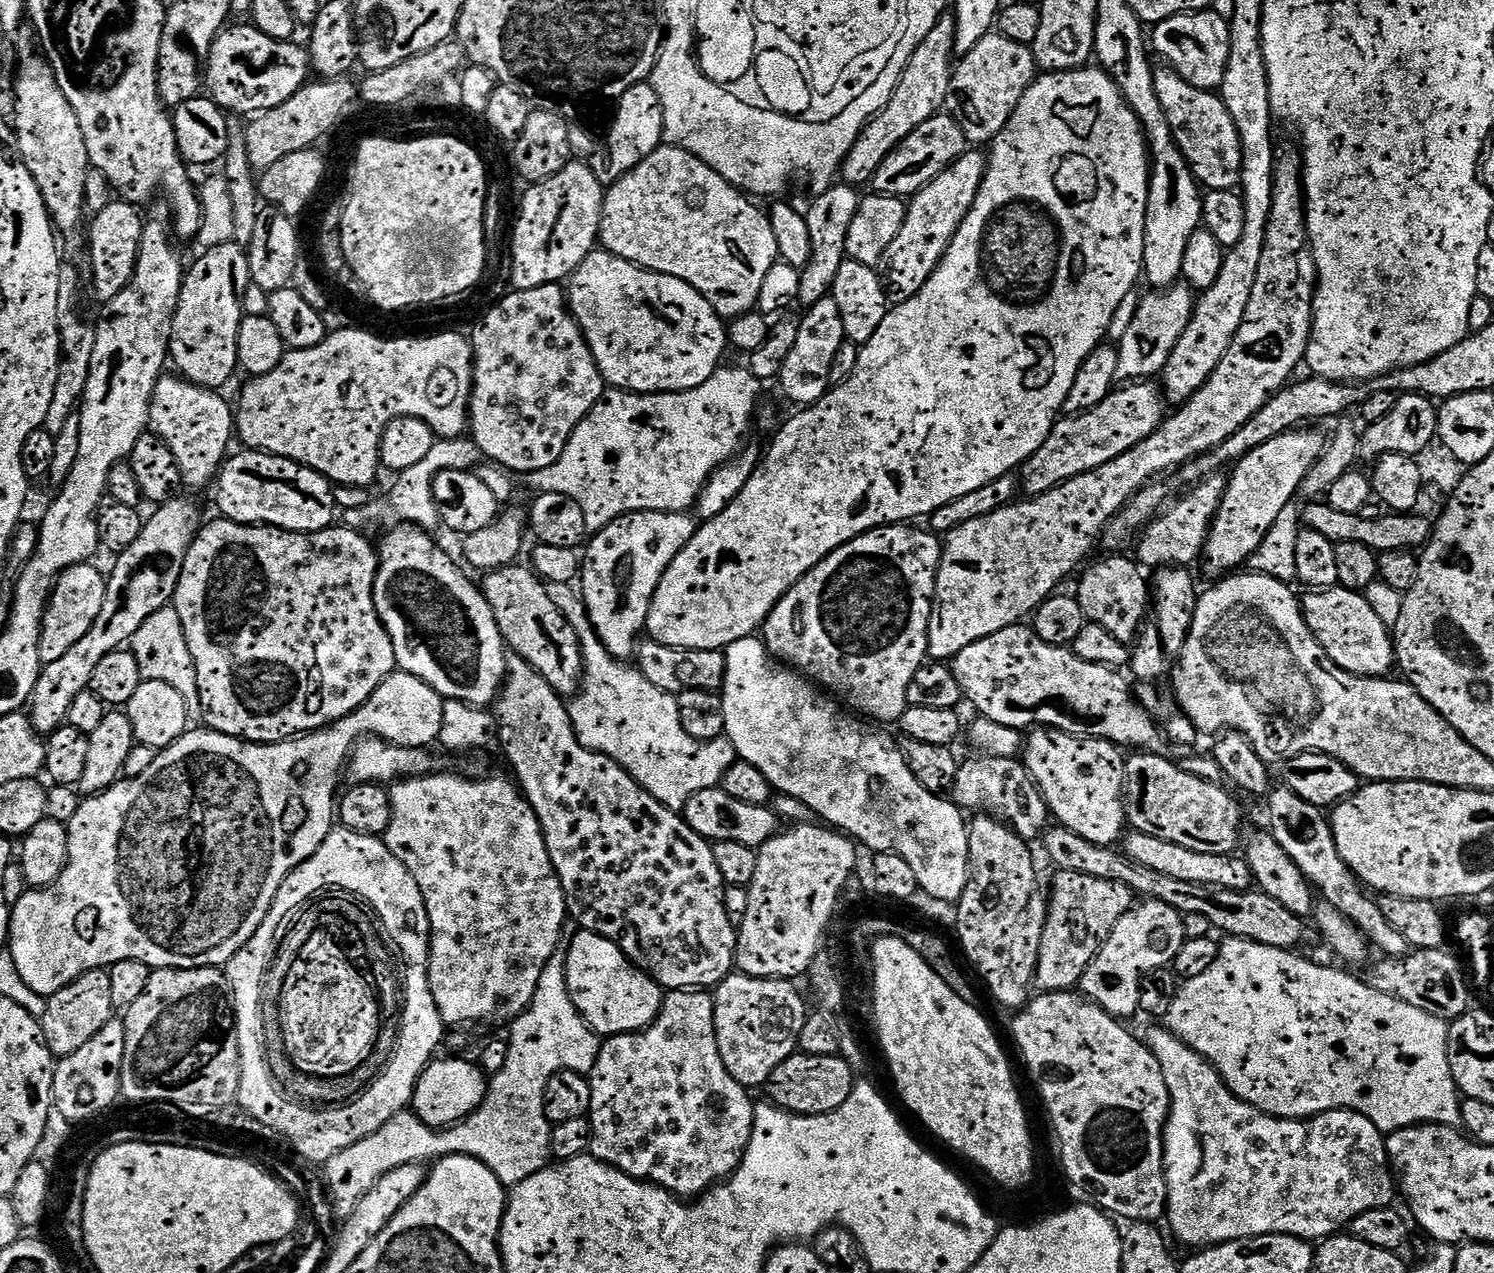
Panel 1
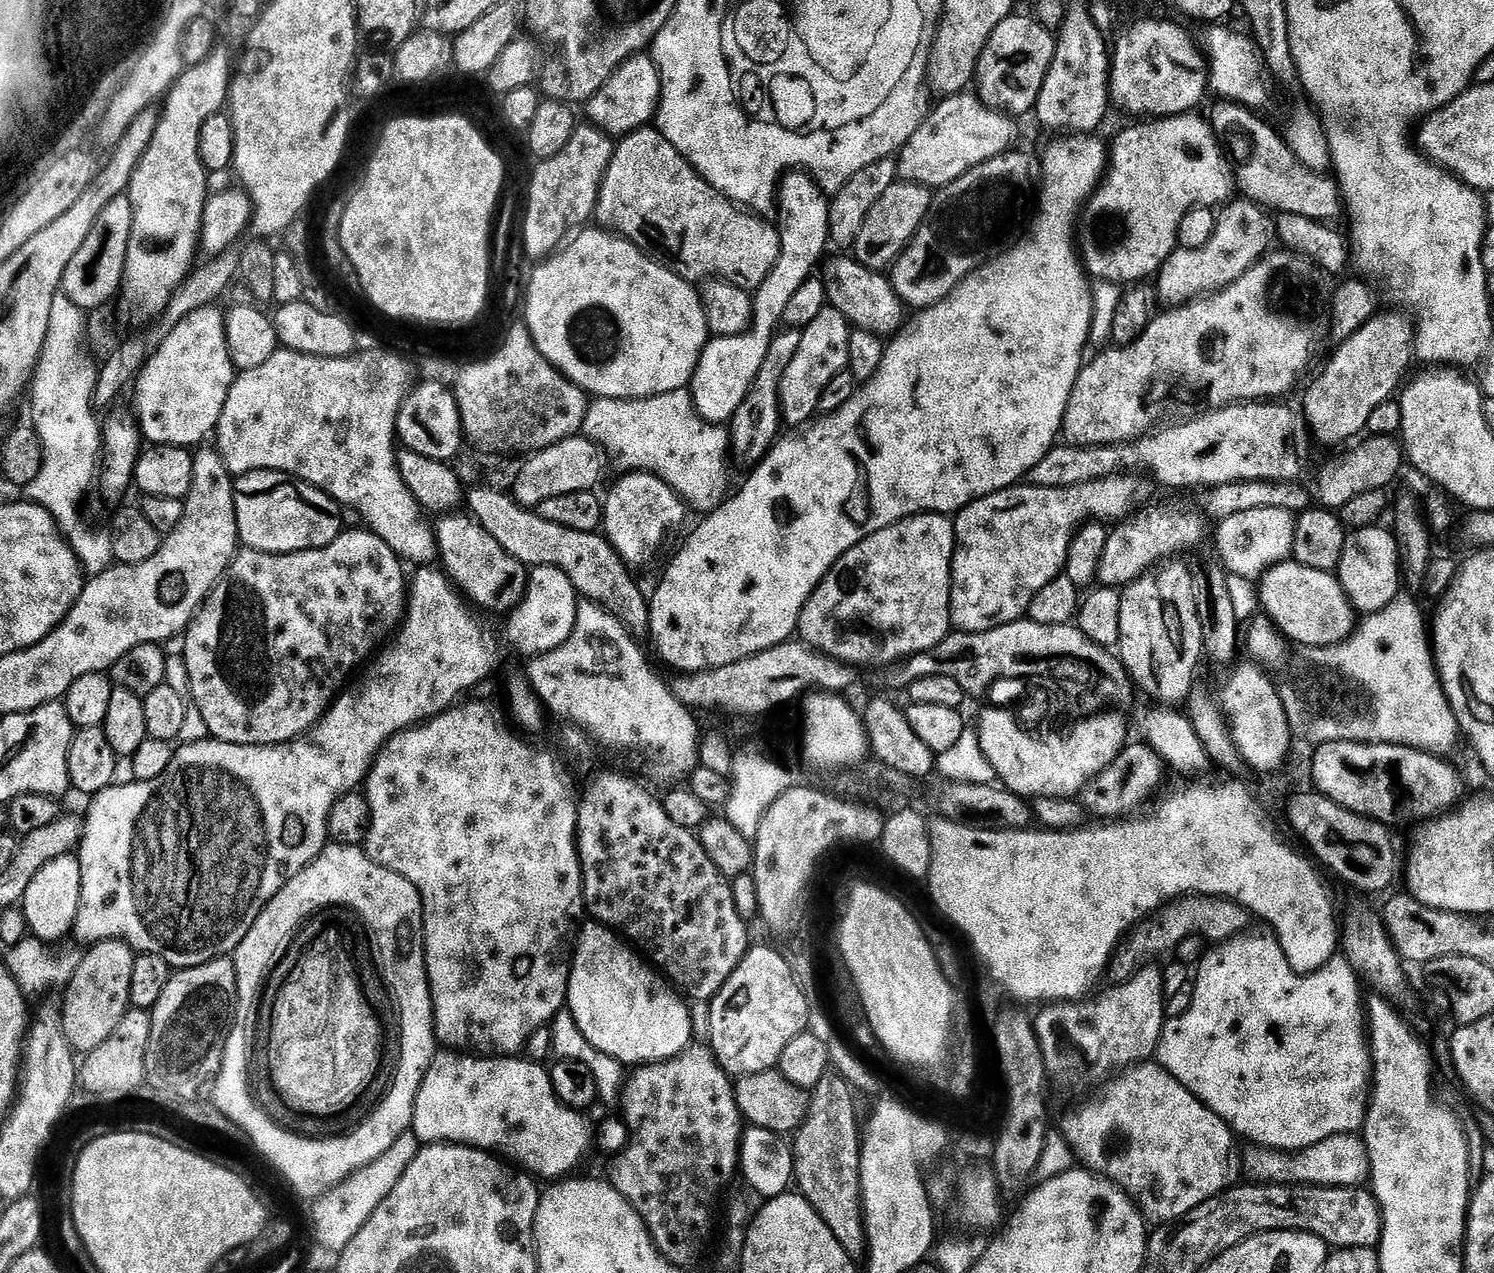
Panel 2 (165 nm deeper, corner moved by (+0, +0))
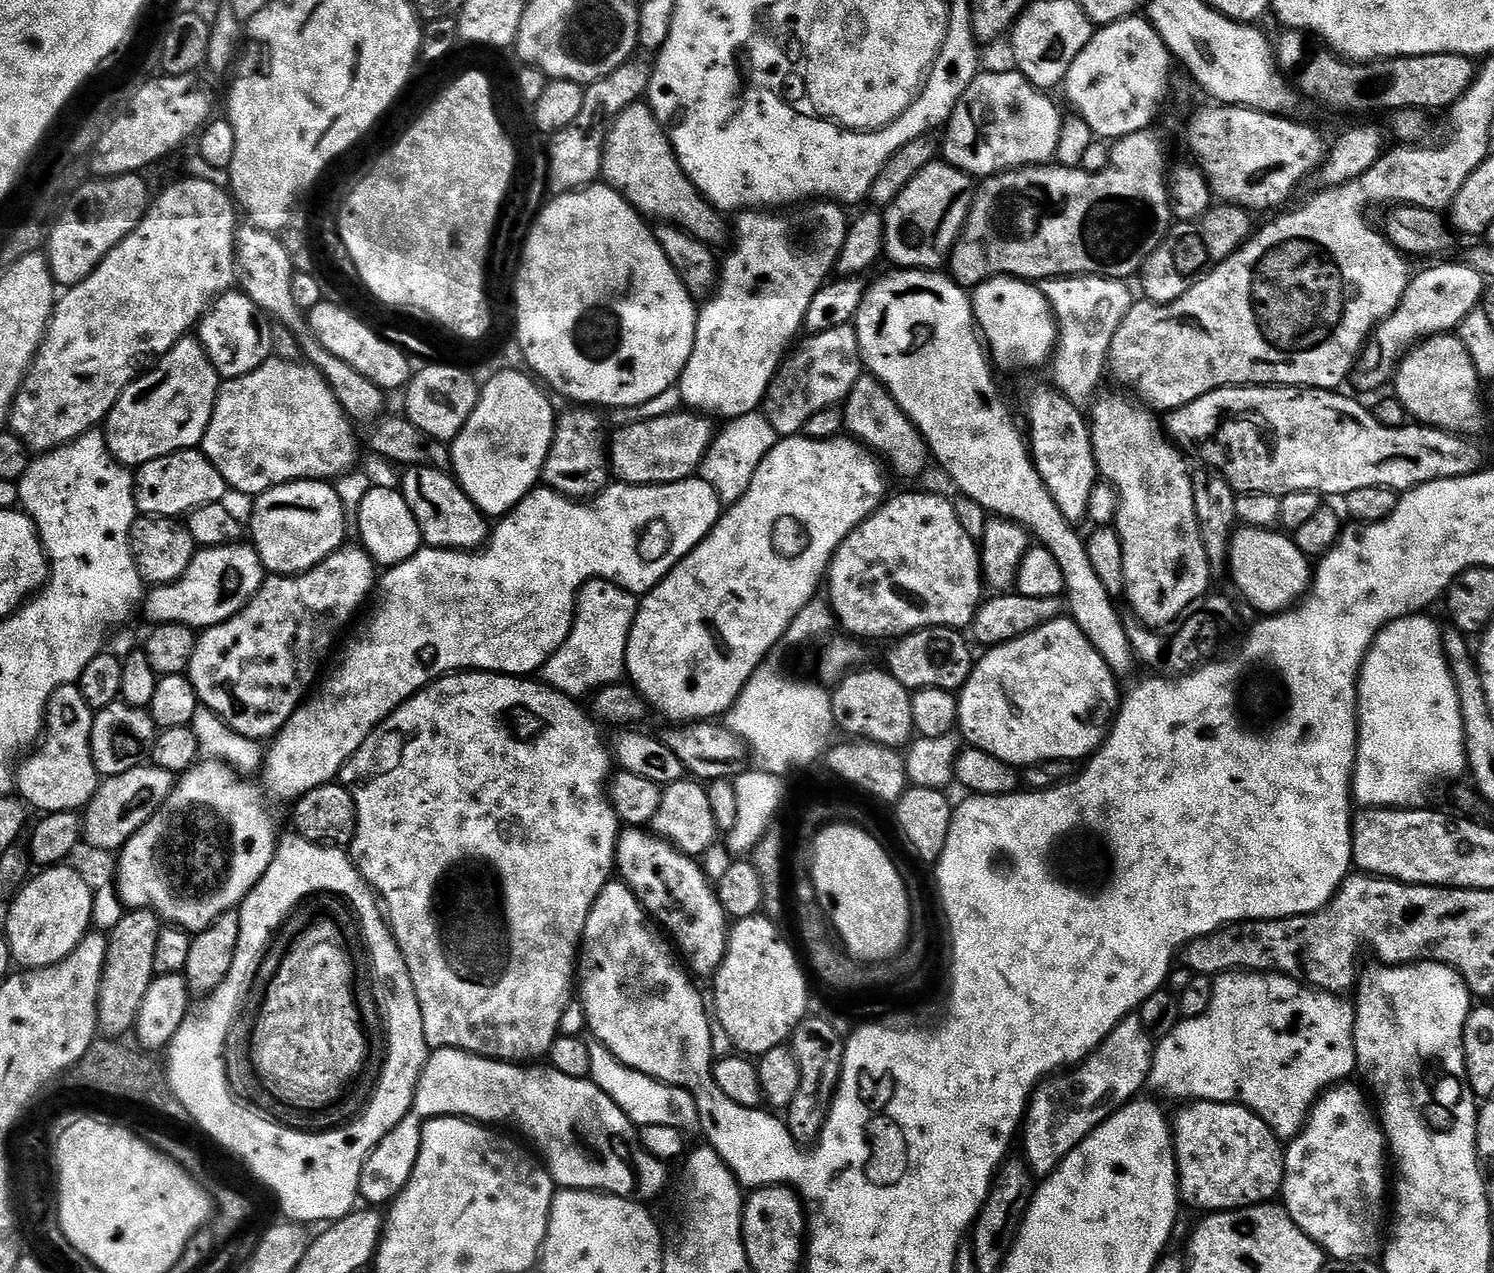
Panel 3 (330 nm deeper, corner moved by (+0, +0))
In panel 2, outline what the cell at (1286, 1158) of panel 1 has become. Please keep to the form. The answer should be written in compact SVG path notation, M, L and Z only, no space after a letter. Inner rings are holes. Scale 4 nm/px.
M1356 1134L1331 1136L1300 1152L1278 1152L1275 1148L1248 1146L1244 1172L1249 1181L1263 1185L1319 1185L1322 1188L1356 1188L1369 1179L1368 1147Z

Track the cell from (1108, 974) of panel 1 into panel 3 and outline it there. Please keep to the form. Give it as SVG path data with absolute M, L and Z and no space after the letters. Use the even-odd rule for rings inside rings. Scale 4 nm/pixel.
M1139 1015L1128 1016L1114 1031L1107 1036L1096 1051L1067 1074L1057 1075L1040 1085L1032 1094L1028 1105L1026 1119L1022 1125L1022 1140L1024 1136L1023 1159L1028 1165L1028 1171L1033 1177L1046 1178L1065 1158L1081 1144L1100 1124L1105 1124L1119 1108L1137 1099L1140 1092L1148 1084L1148 1075L1152 1072L1154 1057L1154 1040Z

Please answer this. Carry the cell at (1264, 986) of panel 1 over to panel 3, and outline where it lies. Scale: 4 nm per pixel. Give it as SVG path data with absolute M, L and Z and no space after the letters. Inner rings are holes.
M1226 972L1212 980L1212 997L1210 1010L1193 1020L1181 1019L1176 1028L1168 1036L1159 1037L1154 1048L1152 1072L1148 1075L1148 1084L1156 1087L1158 1091L1168 1096L1177 1096L1180 1102L1213 1100L1219 1104L1243 1104L1254 1114L1262 1117L1272 1128L1273 1133L1281 1141L1291 1142L1304 1130L1308 1116L1316 1101L1328 1091L1329 1088L1339 1085L1351 1072L1357 1071L1356 1047L1354 1046L1354 1030L1356 1029L1356 1009L1348 1004L1343 995L1319 991L1309 985L1301 984L1299 980L1292 980L1288 976L1269 974L1267 972Z

